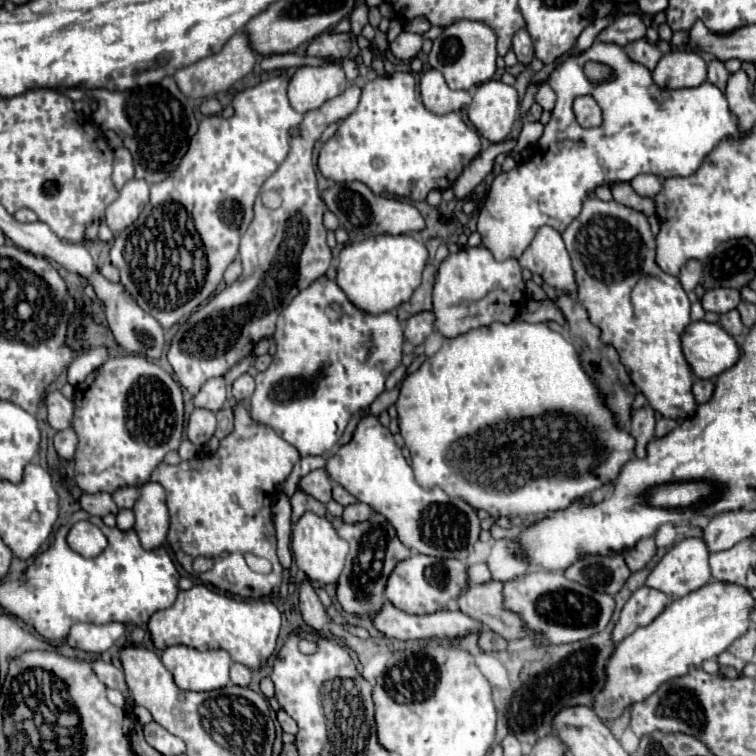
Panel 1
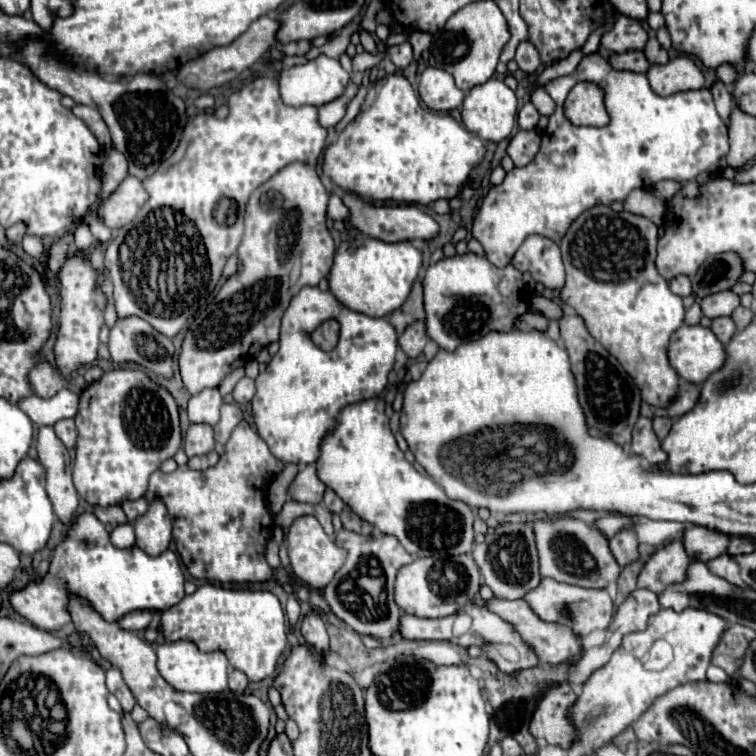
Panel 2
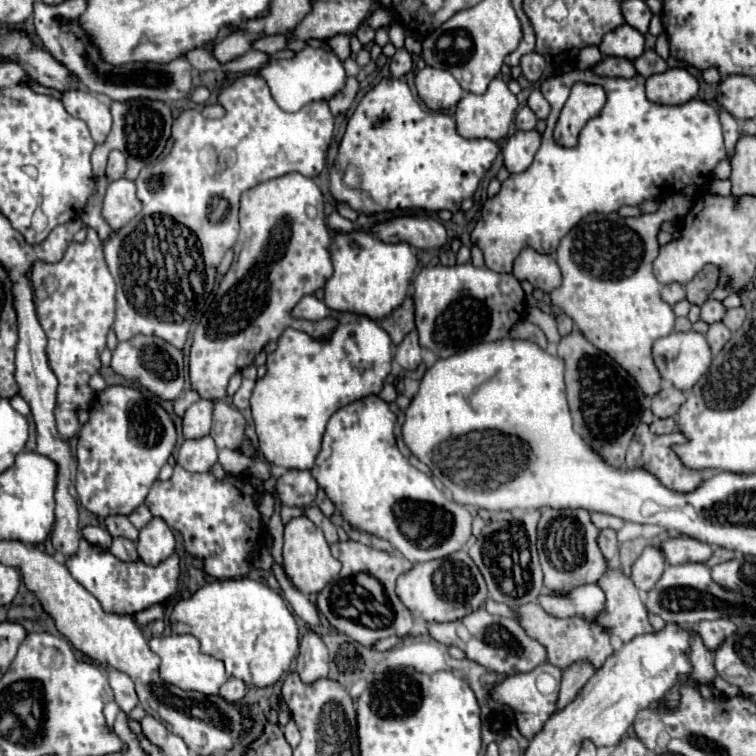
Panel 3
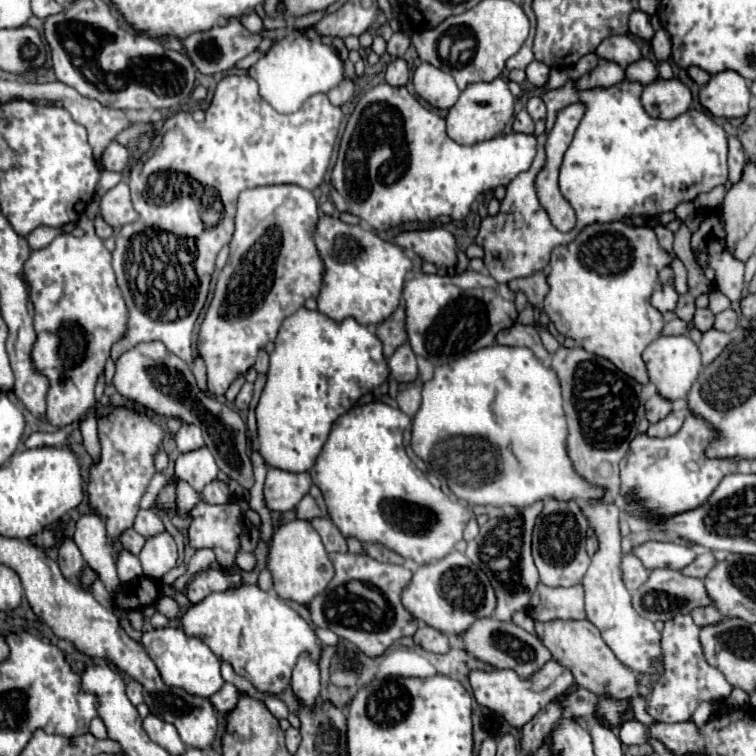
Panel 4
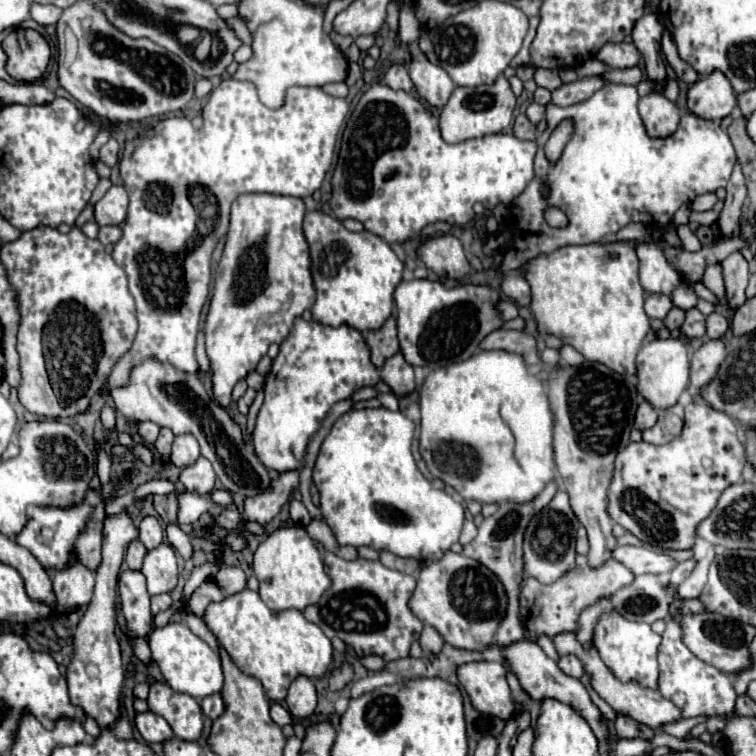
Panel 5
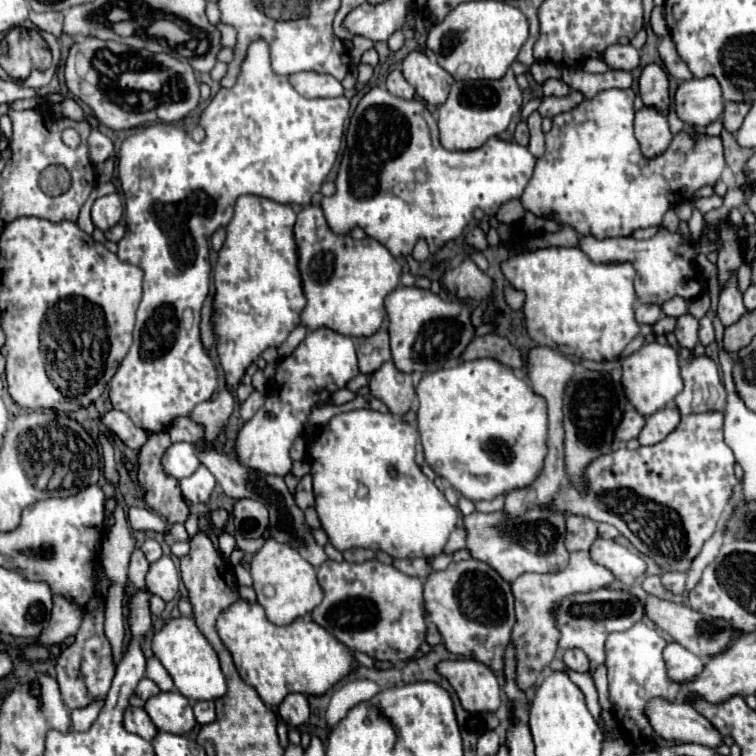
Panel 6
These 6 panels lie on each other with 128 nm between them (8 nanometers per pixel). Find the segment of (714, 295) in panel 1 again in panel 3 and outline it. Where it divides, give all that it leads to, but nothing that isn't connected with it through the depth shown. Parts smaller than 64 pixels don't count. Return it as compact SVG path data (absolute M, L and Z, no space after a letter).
M710 298L710 300L706 300L706 302L702 304L702 314L700 314L700 318L702 318L704 322L714 324L714 322L722 320L724 316L726 316L726 308L724 308L724 304L722 304L720 300Z

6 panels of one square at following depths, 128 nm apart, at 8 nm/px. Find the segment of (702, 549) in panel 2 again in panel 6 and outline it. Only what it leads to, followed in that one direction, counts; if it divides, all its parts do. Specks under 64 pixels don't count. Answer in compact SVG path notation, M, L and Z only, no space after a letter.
M596 538L590 548L590 556L622 580L634 580L646 572L644 558L638 552L630 552L628 548L616 544L614 540Z

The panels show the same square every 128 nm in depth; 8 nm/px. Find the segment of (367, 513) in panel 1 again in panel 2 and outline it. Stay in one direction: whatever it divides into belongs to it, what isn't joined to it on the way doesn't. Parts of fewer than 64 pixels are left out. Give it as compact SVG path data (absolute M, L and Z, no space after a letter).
M348 506L342 510L342 524L346 530L352 530L352 532L358 532L358 534L372 534L374 526L368 524L366 520L362 520L354 510L350 510Z

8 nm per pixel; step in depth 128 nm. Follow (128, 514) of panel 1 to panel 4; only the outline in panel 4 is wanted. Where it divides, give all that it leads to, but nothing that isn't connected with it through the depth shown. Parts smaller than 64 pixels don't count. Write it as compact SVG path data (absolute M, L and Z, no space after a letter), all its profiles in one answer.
M122 548L120 554L116 556L116 568L118 568L120 582L124 582L124 584L136 580L136 578L142 574L138 556L132 556L132 552L128 552L128 550L124 550L124 548Z

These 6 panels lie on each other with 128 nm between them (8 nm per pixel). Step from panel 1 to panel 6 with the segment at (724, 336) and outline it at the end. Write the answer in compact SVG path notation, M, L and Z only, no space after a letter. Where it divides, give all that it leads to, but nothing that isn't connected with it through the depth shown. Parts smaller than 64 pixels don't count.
M658 342L644 344L638 352L624 358L622 362L624 362L624 374L622 374L624 394L634 404L634 408L644 416L662 410L684 388L680 376L680 364L678 364L678 350L668 344L658 344Z

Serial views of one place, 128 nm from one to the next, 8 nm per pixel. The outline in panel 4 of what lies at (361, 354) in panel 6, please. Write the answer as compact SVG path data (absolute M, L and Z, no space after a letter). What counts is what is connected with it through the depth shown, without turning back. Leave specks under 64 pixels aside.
M400 306L388 320L380 322L376 326L376 334L384 342L384 356L390 358L394 354L394 350L408 340L408 334L406 334L406 310L404 310L404 306Z

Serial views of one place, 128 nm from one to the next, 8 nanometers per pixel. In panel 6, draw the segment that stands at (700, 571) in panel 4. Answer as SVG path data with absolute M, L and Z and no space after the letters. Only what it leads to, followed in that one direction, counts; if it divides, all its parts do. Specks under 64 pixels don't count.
M666 572L662 576L662 584L674 592L674 594L680 594L684 592L684 582L686 582L686 574L684 572Z

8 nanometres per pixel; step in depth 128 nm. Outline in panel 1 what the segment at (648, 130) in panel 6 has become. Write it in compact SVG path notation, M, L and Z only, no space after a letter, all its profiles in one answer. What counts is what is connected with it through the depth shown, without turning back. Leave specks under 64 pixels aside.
M674 50L660 58L652 72L660 88L692 88L706 80L706 62L696 52Z

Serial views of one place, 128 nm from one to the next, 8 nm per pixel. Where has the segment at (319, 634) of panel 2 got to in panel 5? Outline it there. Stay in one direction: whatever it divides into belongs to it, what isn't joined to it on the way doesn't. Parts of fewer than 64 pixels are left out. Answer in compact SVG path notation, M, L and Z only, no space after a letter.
M298 676L286 696L286 706L294 718L306 718L316 708L316 686L314 680L308 676Z

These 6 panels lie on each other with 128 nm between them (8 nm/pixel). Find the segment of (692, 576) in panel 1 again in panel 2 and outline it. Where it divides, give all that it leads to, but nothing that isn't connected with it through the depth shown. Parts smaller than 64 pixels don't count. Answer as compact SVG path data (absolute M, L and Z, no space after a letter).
M674 540L652 554L638 576L638 588L648 588L656 594L664 592L674 582L686 580L686 570L692 558L686 554L682 540Z

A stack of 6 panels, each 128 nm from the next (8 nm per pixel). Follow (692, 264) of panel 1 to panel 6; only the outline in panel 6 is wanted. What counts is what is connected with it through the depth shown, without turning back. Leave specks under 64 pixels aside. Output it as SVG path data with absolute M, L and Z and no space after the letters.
M642 304L636 308L636 320L640 324L654 324L662 316L662 306L660 304Z

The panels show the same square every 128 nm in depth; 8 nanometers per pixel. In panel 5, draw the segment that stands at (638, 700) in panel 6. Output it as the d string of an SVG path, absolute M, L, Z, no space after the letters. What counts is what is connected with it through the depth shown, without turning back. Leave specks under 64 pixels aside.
M606 612L604 616L600 616L600 624L596 624L594 646L598 648L604 664L614 672L614 676L618 680L622 680L622 682L636 680L646 688L658 686L656 652L660 646L660 636L656 632L652 632L652 628L648 624L624 620L624 616L620 616L620 612Z

